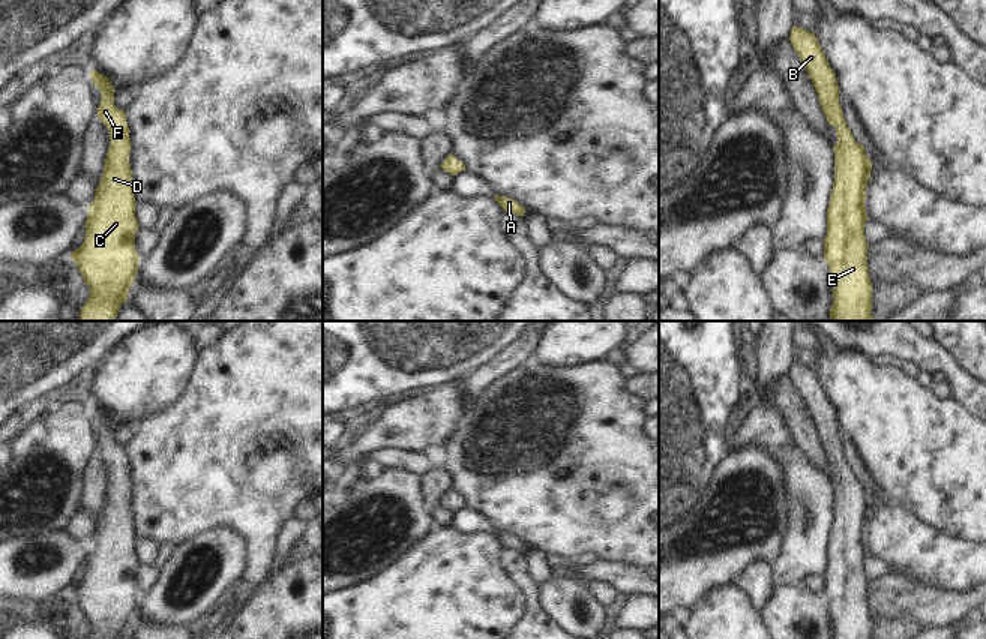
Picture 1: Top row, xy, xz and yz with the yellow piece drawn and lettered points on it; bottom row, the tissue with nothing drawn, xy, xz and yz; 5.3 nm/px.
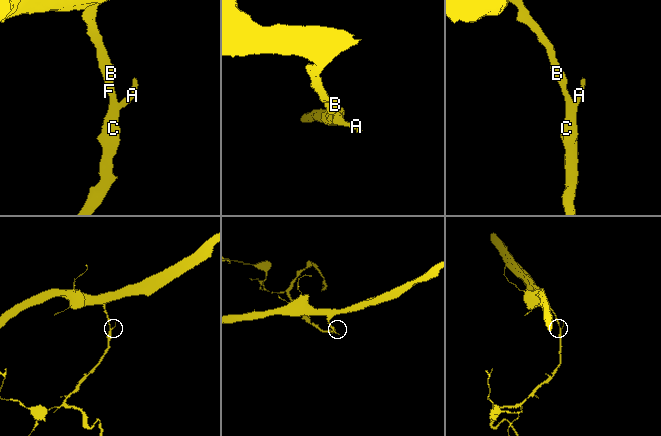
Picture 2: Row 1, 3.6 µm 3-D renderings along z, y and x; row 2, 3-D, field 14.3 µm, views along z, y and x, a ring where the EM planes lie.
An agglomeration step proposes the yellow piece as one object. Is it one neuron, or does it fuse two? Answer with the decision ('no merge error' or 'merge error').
no merge error

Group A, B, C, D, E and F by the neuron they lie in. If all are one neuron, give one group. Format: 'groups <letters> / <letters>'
groups A B C D E F

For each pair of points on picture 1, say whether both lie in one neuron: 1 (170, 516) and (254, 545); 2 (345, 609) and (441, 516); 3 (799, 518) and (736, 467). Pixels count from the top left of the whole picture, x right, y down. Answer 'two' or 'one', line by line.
1: one
2: two
3: two

